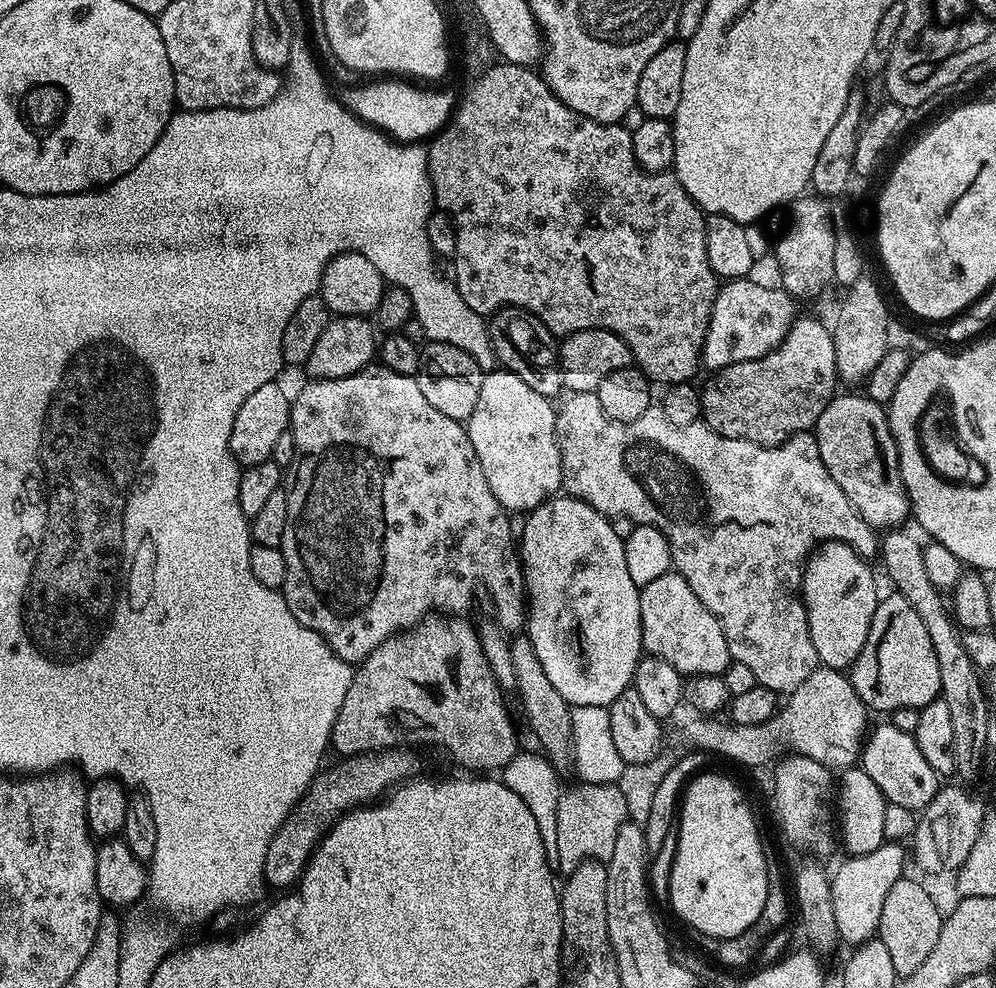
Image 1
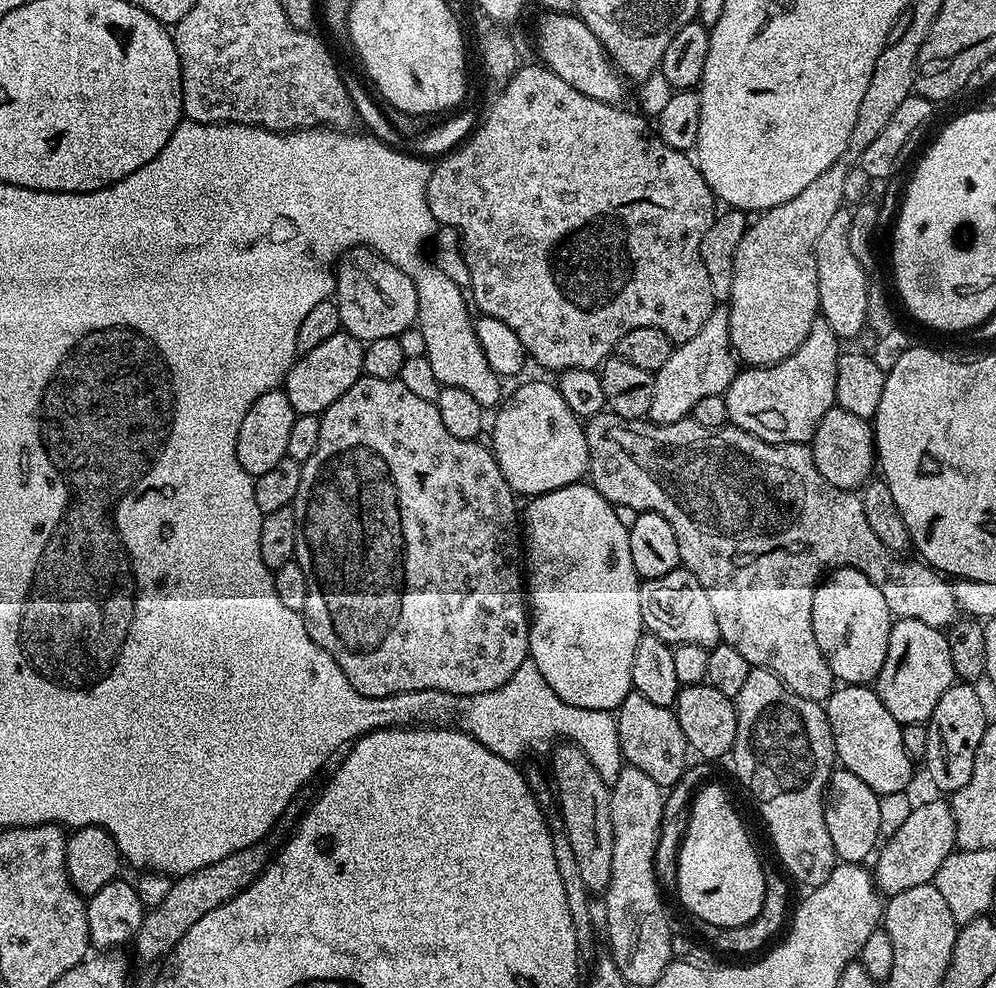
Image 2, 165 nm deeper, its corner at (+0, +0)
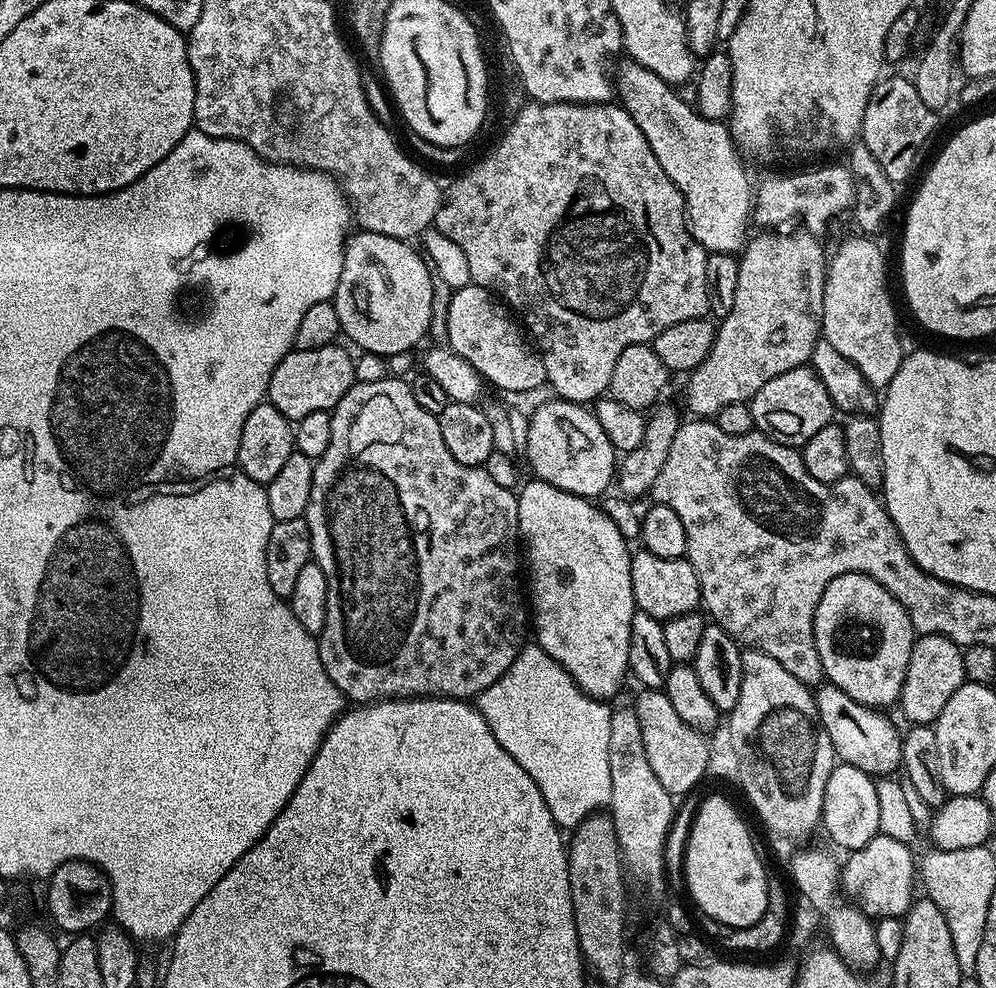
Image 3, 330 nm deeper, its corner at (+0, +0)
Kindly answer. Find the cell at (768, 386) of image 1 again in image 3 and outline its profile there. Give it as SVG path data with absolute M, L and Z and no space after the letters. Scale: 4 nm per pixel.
M808 366L786 370L786 374L770 378L770 382L766 382L766 386L752 396L750 403L756 423L755 431L779 444L803 446L807 440L814 438L814 434L818 434L818 430L834 420L830 394L826 394L826 386L822 386L820 379Z

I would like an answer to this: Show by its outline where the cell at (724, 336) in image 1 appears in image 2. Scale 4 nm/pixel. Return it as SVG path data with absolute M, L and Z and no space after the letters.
M713 307L710 318L702 322L702 330L698 330L694 338L675 345L662 370L654 373L654 399L650 402L647 419L653 424L669 424L691 417L698 398L723 396L737 371L738 357L728 337L727 307Z

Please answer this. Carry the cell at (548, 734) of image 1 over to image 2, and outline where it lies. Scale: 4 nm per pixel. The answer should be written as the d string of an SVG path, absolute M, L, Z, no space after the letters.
M560 742L551 749L551 752L552 776L556 779L560 816L564 819L562 832L569 838L575 861L579 865L579 873L582 874L582 881L589 893L603 894L608 891L610 870L614 862L614 826L610 818L610 802L612 801L610 785L604 781L602 774L598 774L598 770L594 770L594 762L586 758L586 754L578 745Z

